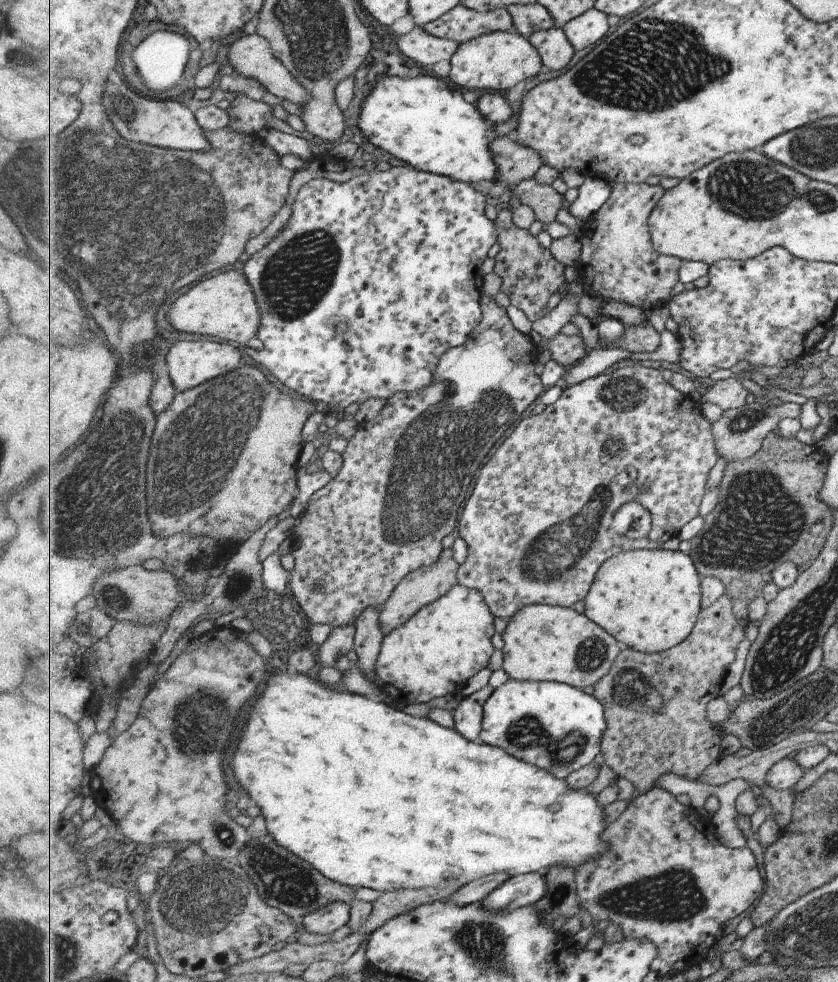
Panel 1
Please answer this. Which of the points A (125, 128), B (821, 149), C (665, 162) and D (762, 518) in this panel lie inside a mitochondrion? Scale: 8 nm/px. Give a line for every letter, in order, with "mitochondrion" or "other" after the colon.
A: mitochondrion
B: mitochondrion
C: other
D: mitochondrion

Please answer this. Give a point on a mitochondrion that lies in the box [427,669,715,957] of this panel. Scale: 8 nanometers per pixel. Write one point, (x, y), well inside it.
(673, 896)

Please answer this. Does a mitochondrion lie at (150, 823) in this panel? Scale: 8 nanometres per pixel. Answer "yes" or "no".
no

